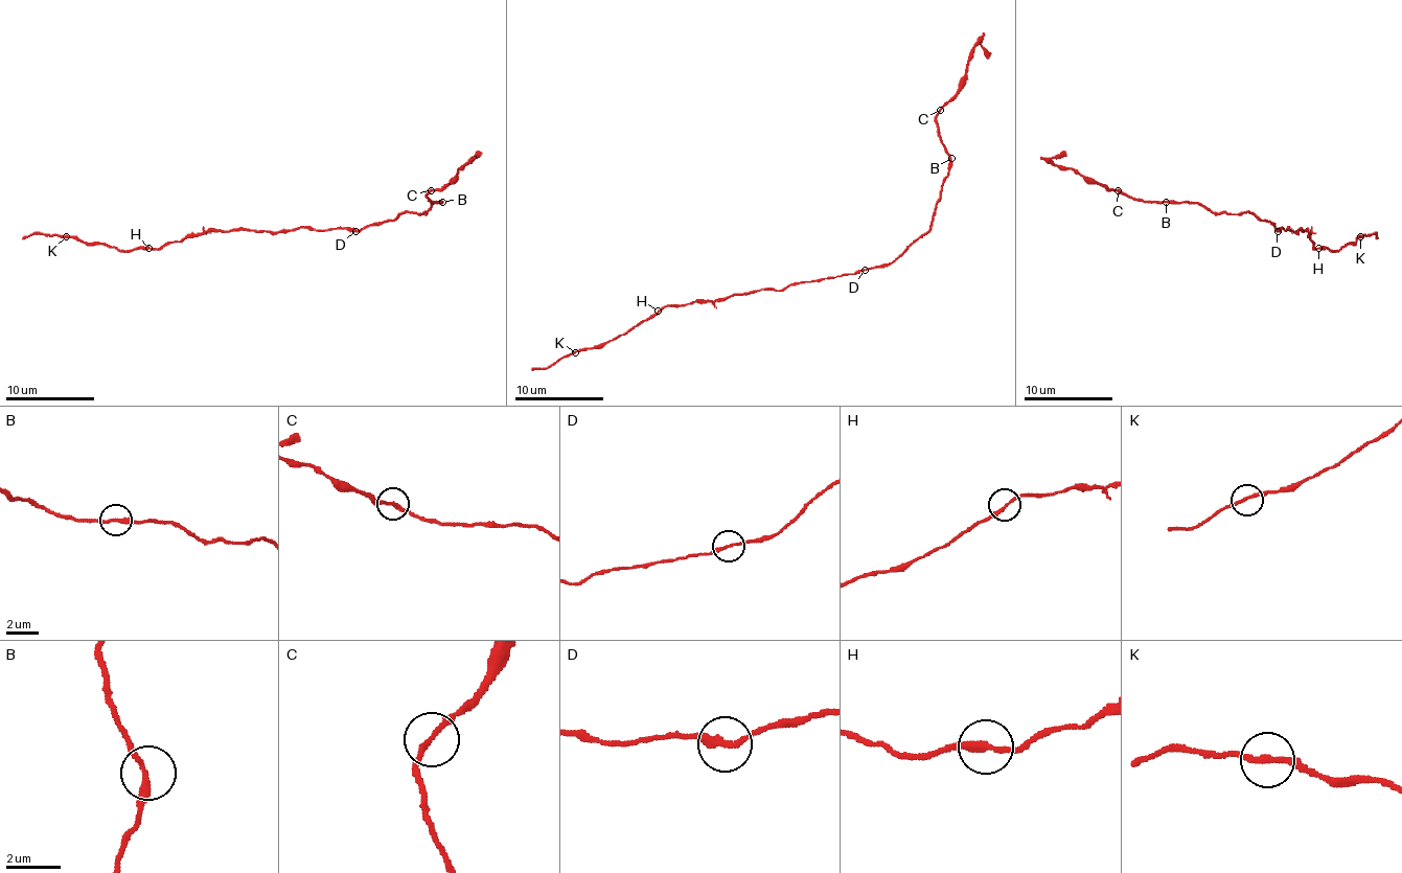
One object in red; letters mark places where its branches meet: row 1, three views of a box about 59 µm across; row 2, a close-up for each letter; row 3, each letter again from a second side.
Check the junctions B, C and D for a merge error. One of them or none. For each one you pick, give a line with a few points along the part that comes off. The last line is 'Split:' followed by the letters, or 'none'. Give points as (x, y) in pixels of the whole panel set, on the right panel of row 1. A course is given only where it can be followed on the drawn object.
Split: none

